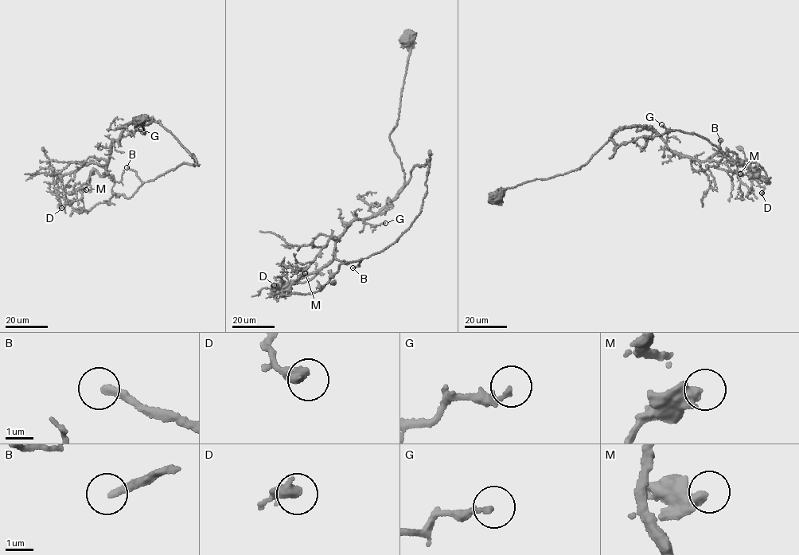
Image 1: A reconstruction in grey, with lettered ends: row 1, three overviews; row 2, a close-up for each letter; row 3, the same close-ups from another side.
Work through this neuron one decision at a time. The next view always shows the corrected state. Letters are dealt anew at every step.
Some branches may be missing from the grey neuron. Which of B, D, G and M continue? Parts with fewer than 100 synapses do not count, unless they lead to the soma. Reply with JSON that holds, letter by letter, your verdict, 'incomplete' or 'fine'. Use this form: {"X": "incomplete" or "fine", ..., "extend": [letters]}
{"B": "incomplete", "D": "fine", "G": "fine", "M": "fine", "extend": ["B"]}

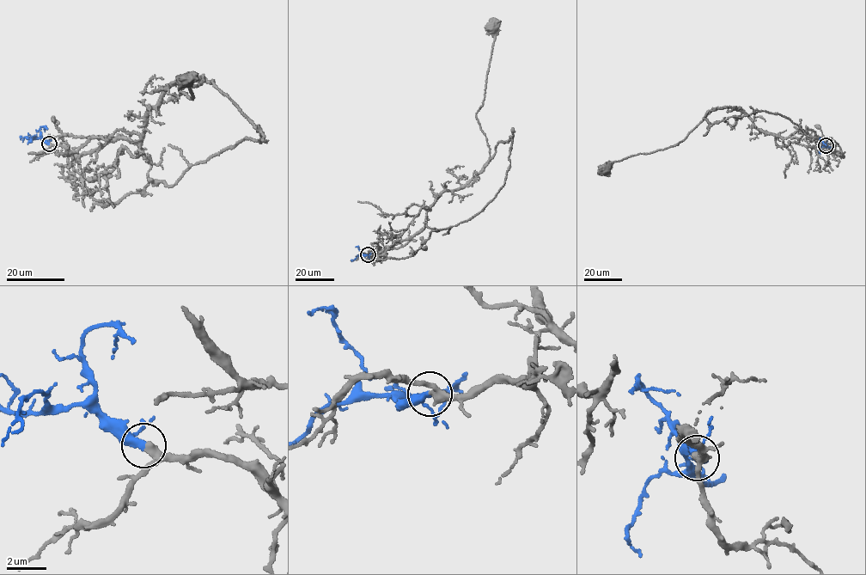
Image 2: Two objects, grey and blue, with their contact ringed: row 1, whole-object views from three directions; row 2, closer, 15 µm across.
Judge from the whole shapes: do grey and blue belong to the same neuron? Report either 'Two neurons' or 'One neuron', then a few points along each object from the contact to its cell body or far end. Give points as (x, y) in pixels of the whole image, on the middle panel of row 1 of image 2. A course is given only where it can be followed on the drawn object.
One neuron. Course of grey: (368, 254), (418, 234), (438, 194), (463, 186), (488, 162), (488, 144), (476, 115), (484, 98), (492, 27). Course of blue: (368, 254), (357, 255), (351, 261)

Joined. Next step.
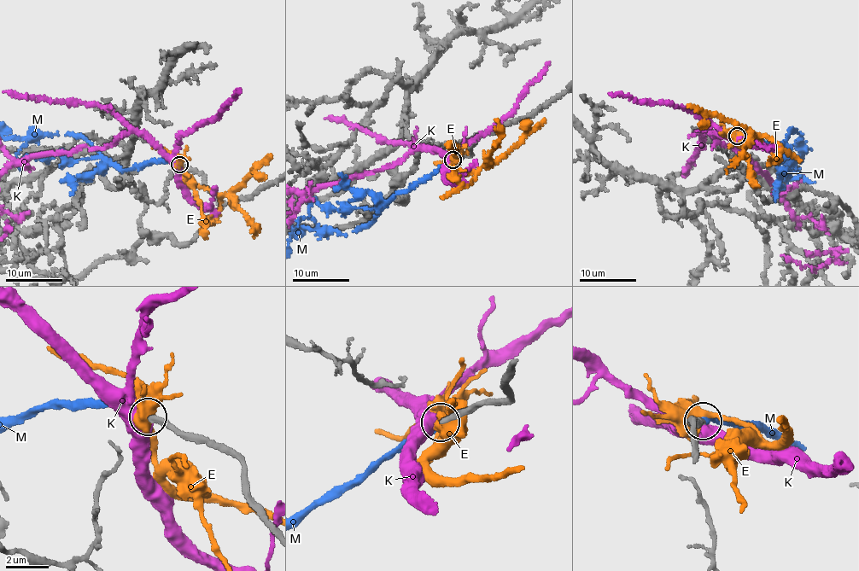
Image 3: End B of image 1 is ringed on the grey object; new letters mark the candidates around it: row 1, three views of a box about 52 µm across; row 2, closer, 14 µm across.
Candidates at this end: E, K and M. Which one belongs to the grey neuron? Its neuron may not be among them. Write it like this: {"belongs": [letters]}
{"belongs": ["M"]}

